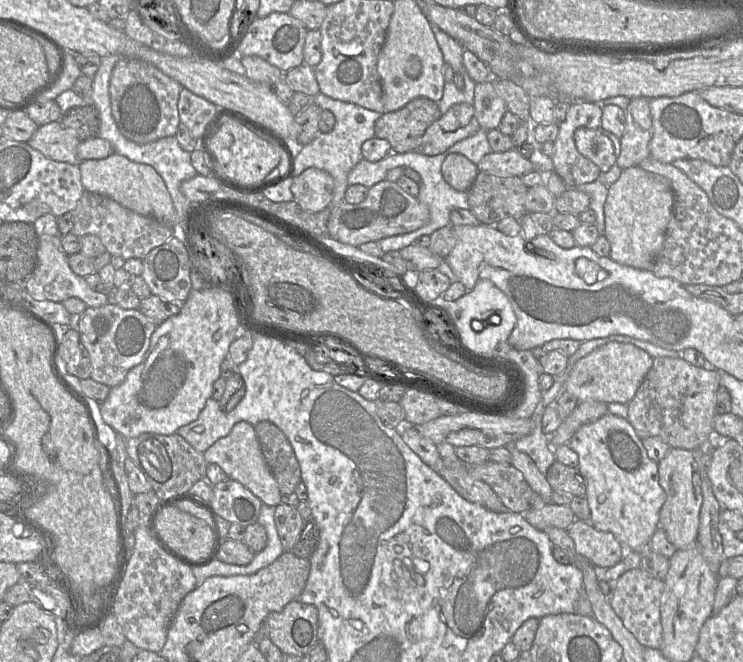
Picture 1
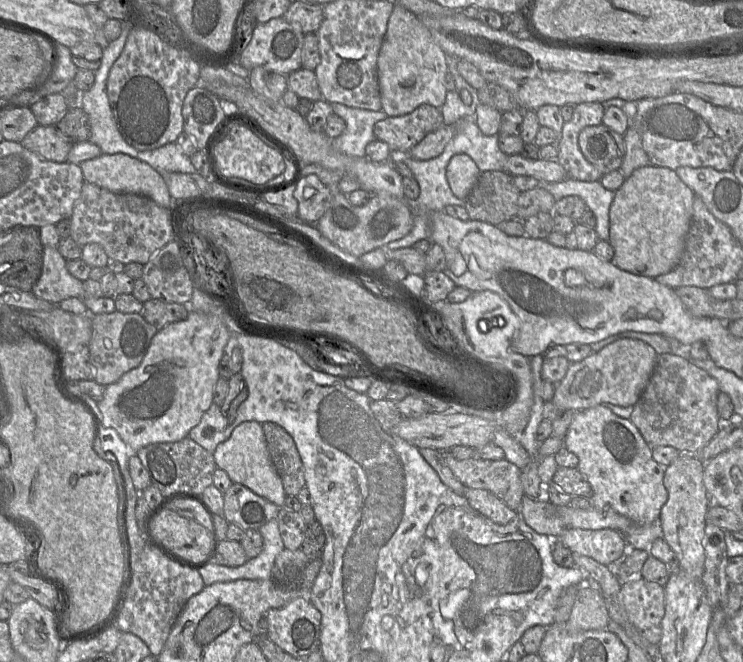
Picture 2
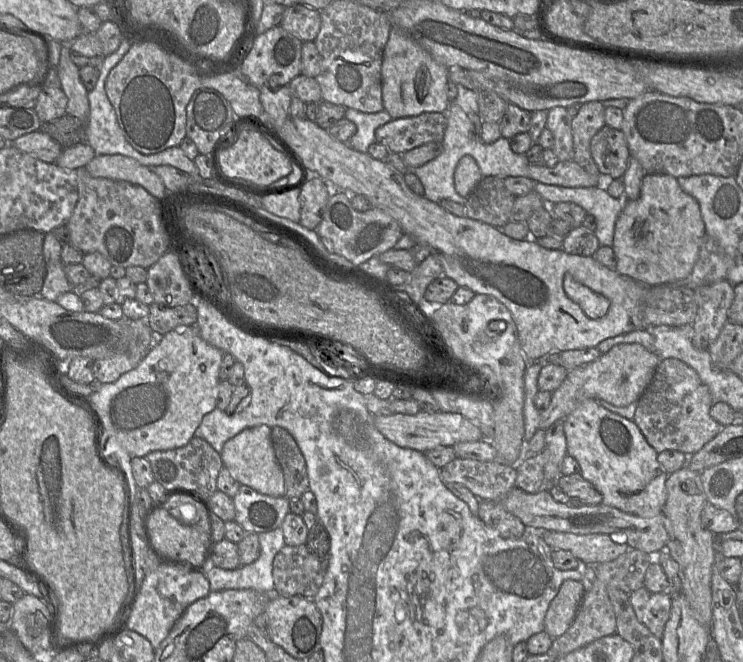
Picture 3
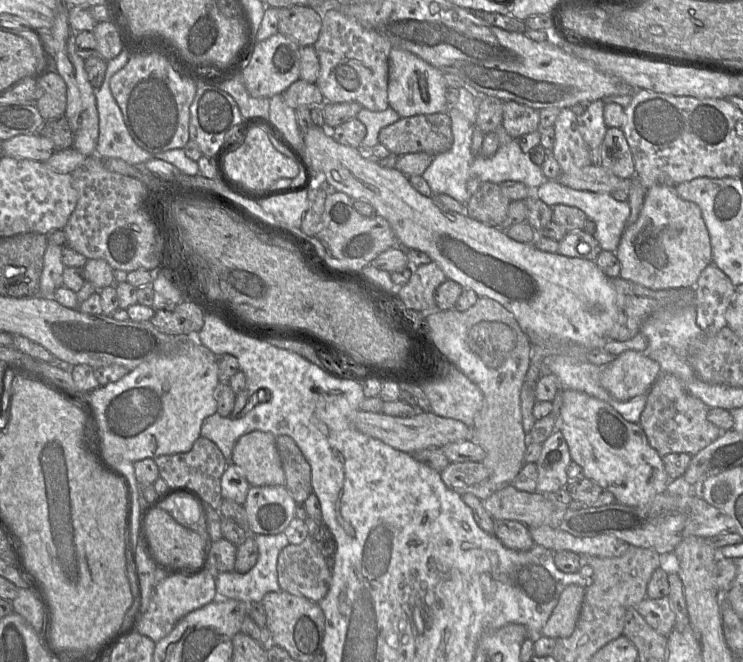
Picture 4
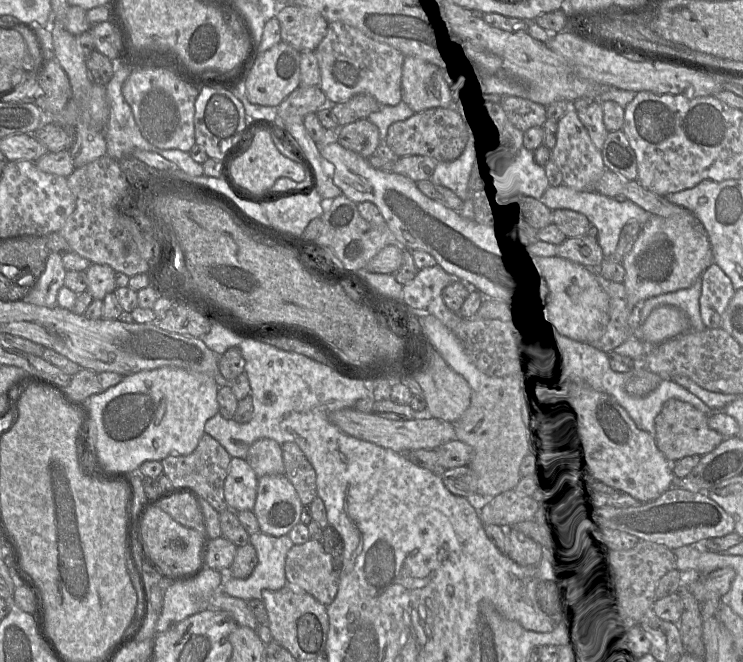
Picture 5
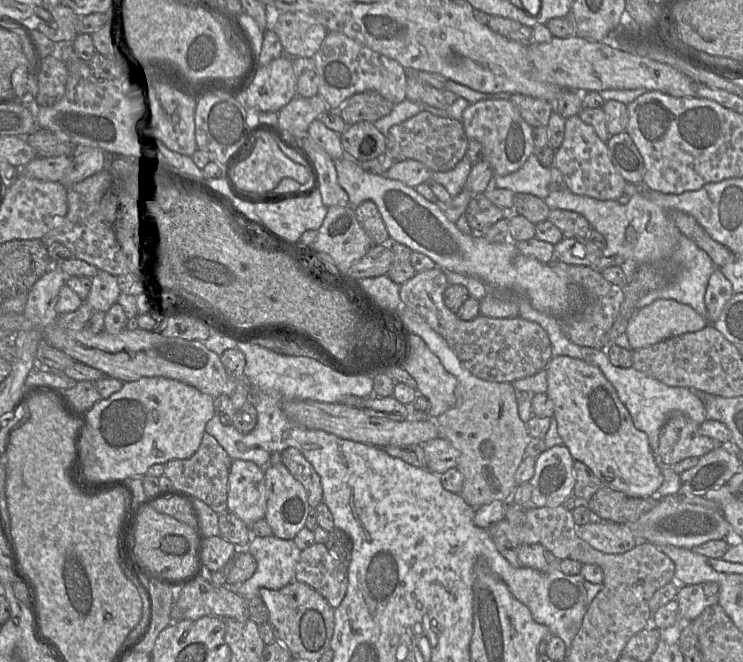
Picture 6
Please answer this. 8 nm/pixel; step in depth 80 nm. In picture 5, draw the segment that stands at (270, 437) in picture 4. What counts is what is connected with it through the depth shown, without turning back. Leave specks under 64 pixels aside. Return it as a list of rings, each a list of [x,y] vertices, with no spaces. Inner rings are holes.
[[[261,438],[252,443],[245,460],[258,478],[284,474],[281,445],[271,438]]]

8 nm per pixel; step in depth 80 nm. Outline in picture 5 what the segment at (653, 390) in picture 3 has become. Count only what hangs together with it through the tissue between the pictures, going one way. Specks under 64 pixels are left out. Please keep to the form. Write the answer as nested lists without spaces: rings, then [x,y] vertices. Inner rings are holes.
[[[669,399],[663,404],[654,421],[654,438],[657,448],[670,463],[686,456],[703,456],[723,441],[724,437],[709,427],[707,417],[691,404],[677,399]]]

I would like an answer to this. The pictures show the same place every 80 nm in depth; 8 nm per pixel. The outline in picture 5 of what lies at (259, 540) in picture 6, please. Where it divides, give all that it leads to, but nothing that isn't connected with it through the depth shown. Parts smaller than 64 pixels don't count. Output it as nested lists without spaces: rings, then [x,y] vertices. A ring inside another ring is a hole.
[[[262,532],[250,535],[249,542],[258,557],[253,572],[243,579],[224,575],[224,583],[221,585],[224,593],[245,601],[261,599],[263,590],[278,591],[287,585],[285,560],[294,545],[288,535],[275,537]]]

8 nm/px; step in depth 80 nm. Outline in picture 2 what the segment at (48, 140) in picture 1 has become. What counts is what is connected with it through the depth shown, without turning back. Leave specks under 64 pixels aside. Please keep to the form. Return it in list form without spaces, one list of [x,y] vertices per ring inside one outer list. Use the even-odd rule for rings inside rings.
[[[37,125],[20,144],[45,160],[64,163],[75,143],[71,143],[54,125]]]

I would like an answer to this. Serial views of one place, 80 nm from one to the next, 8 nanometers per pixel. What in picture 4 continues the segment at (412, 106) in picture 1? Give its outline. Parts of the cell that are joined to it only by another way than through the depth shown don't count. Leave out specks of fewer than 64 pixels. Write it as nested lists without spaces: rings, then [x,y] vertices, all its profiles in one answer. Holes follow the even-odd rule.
[[[446,111],[403,117],[380,130],[379,142],[397,156],[415,152],[436,156],[452,147],[451,119]]]

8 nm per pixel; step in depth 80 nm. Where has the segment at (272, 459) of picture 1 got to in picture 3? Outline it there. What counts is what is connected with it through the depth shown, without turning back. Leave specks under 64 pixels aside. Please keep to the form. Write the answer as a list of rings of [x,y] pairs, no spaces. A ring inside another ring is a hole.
[[[271,428],[271,439],[276,458],[283,471],[285,496],[288,499],[300,498],[309,490],[307,466],[294,437],[285,428]]]

